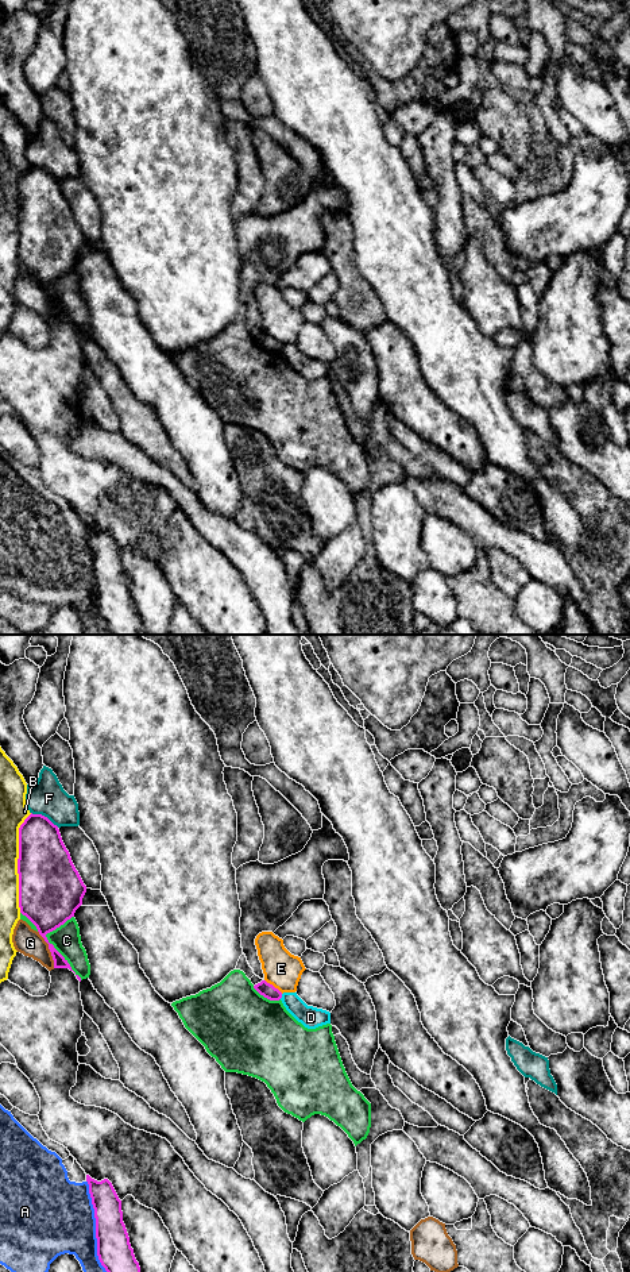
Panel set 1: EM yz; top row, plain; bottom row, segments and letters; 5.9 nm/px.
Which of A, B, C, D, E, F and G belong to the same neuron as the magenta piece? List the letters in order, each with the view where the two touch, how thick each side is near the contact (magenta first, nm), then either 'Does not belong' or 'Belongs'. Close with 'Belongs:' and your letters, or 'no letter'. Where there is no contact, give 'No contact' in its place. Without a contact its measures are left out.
A: Touches magenta in yz. Thickness 200 nm (magenta) against 460 nm. Does not belong
B: Touches magenta in yz. Thickness 380 nm (magenta) against 130 nm. Does not belong
C: Touches magenta in yz. Thickness 300 nm (magenta) against 170 nm. Does not belong
D: Touches magenta in yz. Thickness 90 nm (magenta) against 130 nm. Does not belong
E: Touches magenta in yz. Thickness 90 nm (magenta) against 220 nm. Does not belong
F: Touches magenta in yz. Thickness 300 nm (magenta) against 220 nm. Does not belong
G: Touches magenta in yz. Thickness 280 nm (magenta) against 160 nm. Does not belong
Belongs: no letter

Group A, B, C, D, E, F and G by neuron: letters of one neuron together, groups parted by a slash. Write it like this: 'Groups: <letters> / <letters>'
Groups: A / B / C / D / E / F / G

